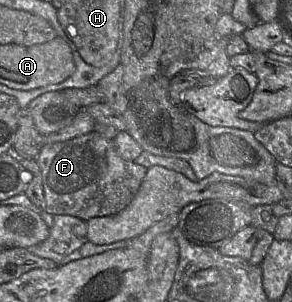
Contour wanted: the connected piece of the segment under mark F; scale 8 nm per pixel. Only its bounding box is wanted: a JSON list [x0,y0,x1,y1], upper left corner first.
[36,131,148,221]

